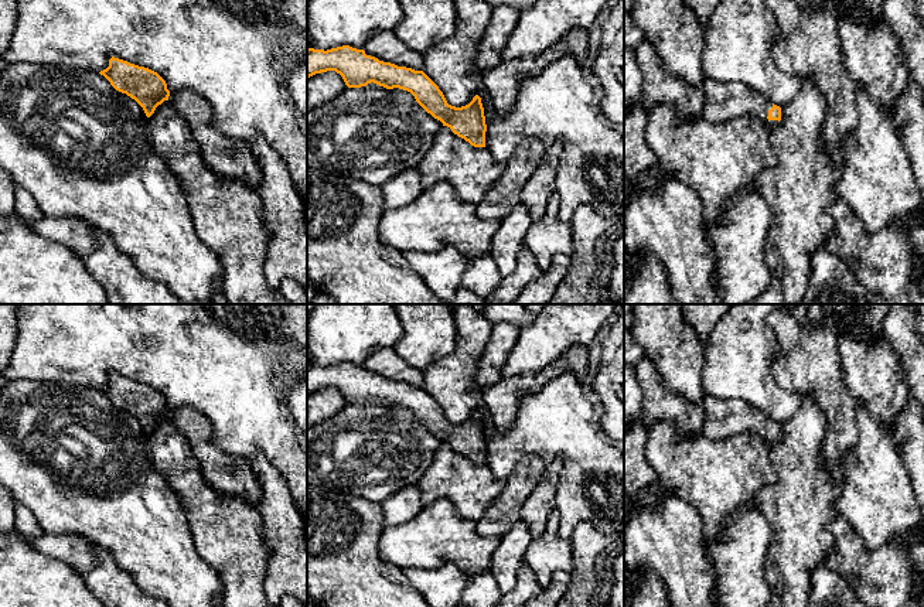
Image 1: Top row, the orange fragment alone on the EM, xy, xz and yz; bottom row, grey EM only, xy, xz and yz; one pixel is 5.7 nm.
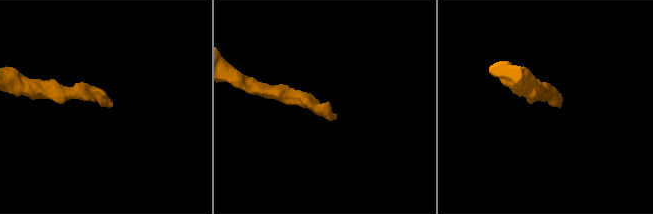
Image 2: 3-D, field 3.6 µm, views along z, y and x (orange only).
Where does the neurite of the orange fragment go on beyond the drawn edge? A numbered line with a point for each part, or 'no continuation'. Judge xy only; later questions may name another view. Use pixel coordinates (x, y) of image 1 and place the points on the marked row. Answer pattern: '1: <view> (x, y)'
1: xy (231, 159)

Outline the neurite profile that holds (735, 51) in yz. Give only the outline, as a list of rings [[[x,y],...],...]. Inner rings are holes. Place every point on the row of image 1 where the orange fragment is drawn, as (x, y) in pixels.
[[[722,0],[713,8],[703,27],[706,45],[702,68],[705,76],[712,81],[741,83],[784,108],[795,98],[802,81],[777,68],[773,50],[780,38],[780,28],[766,1]]]

